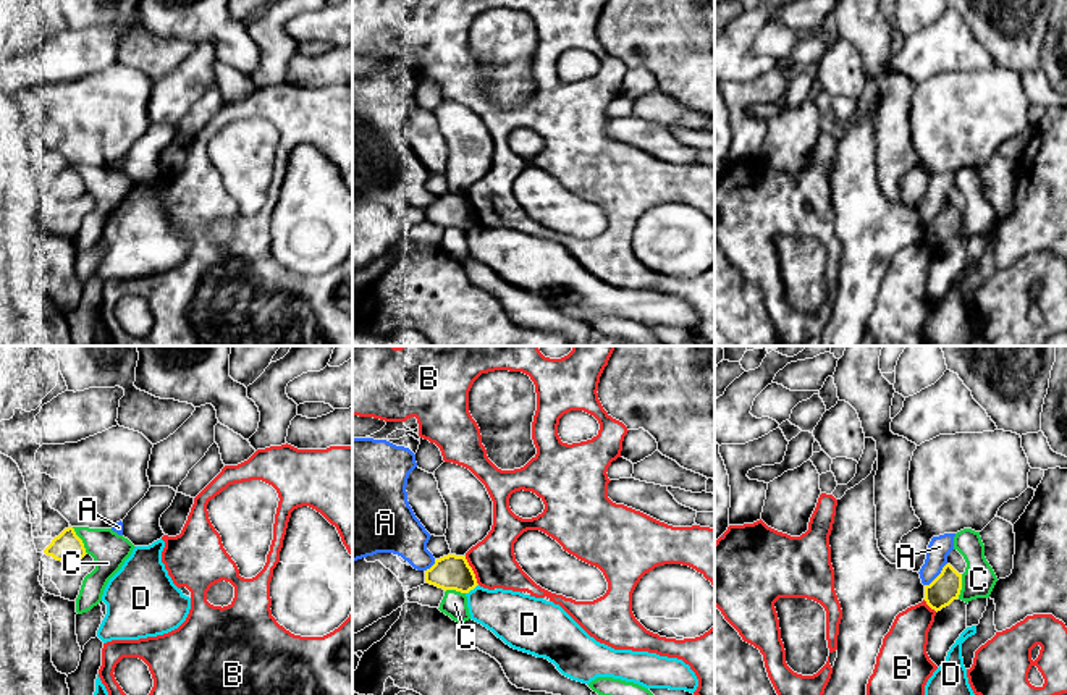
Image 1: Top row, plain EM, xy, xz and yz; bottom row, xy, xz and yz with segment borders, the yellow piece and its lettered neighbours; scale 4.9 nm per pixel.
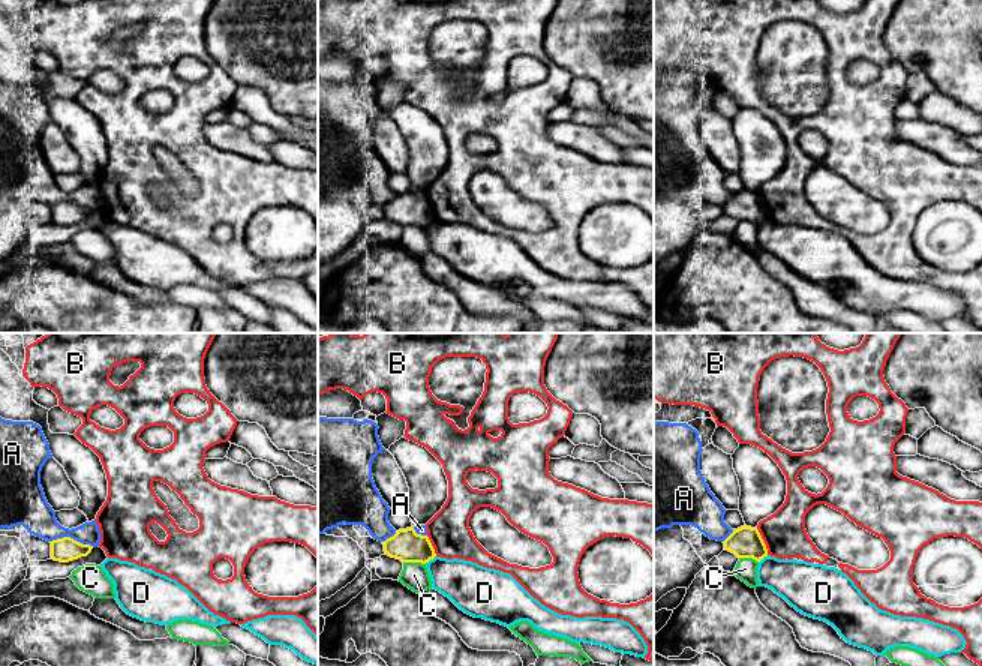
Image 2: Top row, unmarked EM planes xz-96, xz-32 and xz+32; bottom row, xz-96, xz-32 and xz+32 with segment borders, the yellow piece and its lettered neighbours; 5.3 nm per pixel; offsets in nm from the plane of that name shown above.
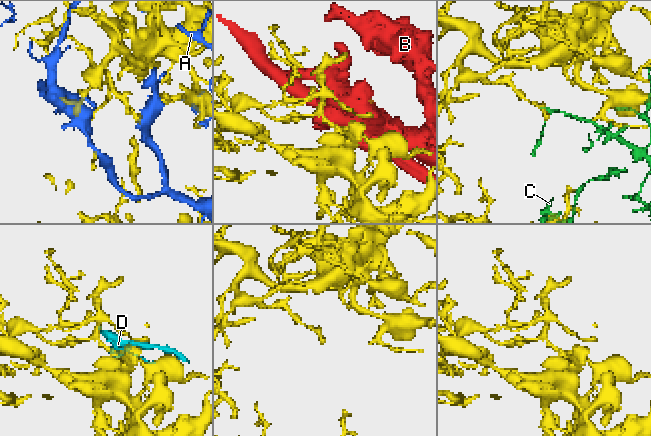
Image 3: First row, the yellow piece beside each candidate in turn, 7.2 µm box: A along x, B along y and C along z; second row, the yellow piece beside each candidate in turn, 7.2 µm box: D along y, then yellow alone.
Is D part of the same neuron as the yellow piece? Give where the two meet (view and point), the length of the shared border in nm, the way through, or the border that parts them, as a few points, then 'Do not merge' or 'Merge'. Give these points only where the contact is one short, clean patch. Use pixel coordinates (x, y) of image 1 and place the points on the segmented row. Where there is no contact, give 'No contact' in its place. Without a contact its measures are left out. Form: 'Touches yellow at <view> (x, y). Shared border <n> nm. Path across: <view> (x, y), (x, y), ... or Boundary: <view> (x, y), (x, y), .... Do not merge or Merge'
Touches yellow at xz (471, 589). Shared border 80 nm. Boundary: xz (477, 584), (466, 593). Do not merge

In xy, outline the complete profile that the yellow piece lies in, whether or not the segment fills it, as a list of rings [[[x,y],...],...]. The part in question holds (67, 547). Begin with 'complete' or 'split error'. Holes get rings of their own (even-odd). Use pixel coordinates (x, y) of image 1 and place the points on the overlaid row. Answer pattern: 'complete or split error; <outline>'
complete; [[[73,527],[65,529],[55,537],[44,553],[61,562],[79,561],[87,554],[82,540]]]

